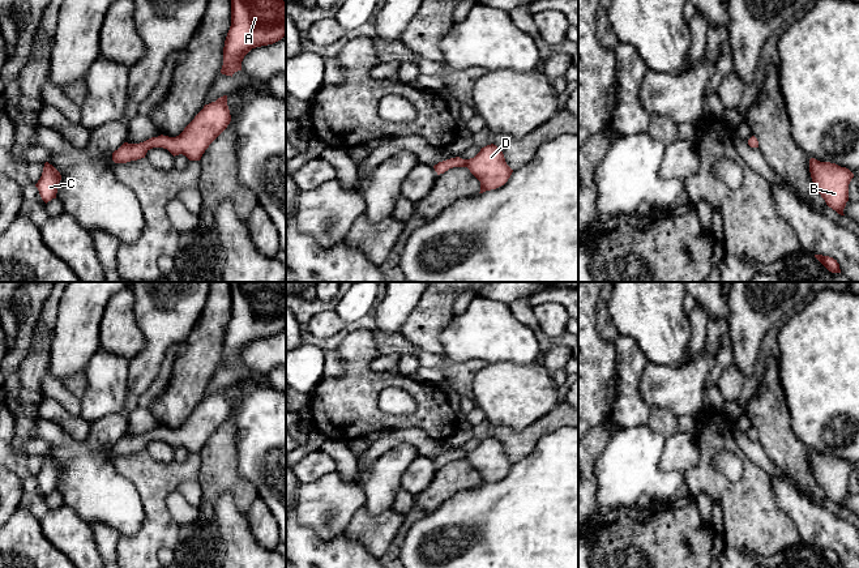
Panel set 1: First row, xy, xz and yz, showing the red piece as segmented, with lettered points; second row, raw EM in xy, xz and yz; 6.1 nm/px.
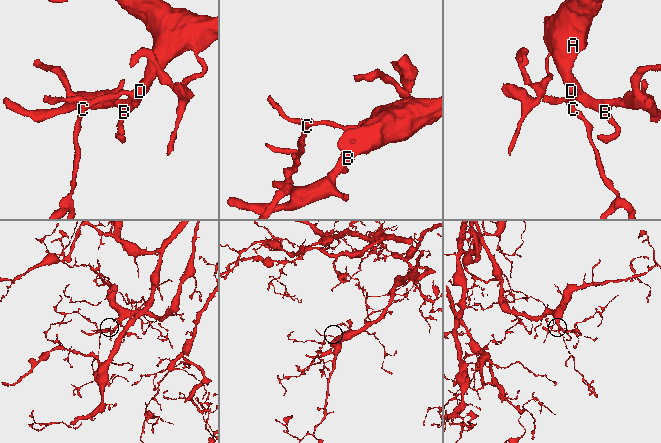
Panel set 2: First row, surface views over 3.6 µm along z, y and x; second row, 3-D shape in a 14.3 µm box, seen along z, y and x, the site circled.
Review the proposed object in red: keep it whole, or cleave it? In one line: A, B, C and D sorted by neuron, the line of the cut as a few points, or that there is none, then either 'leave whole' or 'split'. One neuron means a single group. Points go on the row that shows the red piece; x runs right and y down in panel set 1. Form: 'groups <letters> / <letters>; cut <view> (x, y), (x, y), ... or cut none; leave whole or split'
groups A B C D; cut none; leave whole

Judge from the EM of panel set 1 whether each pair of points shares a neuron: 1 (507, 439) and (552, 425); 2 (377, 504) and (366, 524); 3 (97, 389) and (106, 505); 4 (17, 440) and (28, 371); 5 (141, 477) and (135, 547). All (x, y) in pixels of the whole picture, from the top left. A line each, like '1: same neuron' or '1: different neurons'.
1: same neuron
2: different neurons
3: different neurons
4: same neuron
5: same neuron

